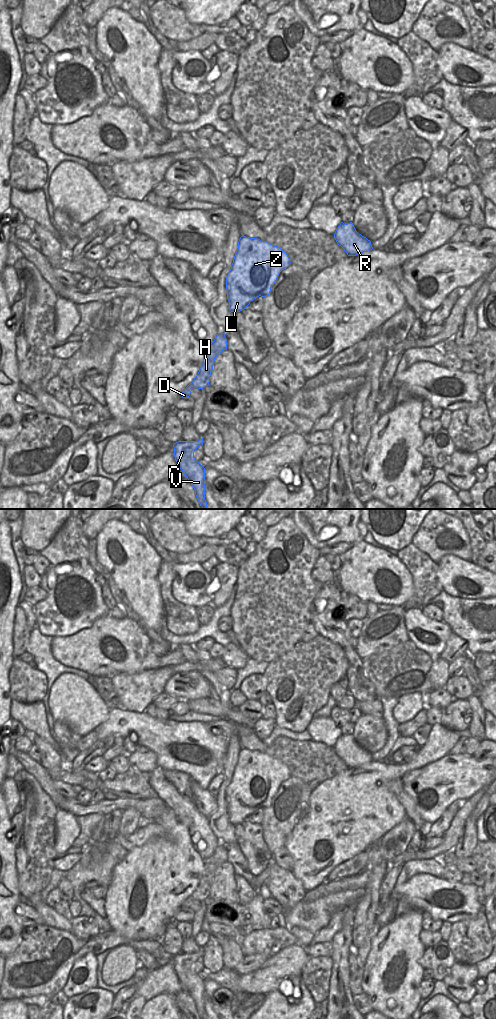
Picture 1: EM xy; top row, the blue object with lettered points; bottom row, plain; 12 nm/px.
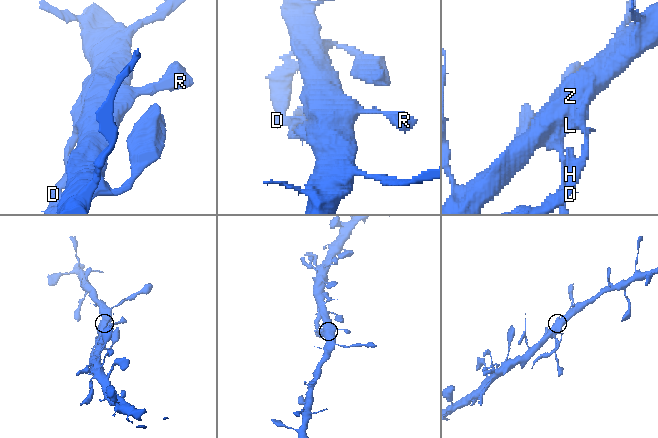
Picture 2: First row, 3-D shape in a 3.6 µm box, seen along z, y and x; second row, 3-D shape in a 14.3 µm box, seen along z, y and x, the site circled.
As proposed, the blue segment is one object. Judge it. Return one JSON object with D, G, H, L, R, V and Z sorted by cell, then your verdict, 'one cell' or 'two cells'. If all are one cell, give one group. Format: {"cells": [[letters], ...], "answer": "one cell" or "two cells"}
{"cells": [["D"], ["G", "H", "L", "R", "V", "Z"]], "answer": "two cells"}

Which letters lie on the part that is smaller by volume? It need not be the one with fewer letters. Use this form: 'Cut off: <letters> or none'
Cut off: D

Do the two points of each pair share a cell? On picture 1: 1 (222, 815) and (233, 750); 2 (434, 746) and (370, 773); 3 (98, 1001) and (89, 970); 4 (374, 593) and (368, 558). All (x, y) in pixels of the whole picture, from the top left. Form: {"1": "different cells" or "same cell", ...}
{"1": "same cell", "2": "same cell", "3": "different cells", "4": "same cell"}

